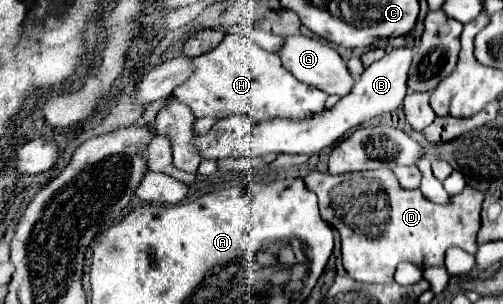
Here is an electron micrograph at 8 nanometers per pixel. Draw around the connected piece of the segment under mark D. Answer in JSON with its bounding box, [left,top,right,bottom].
[304,167,484,283]

